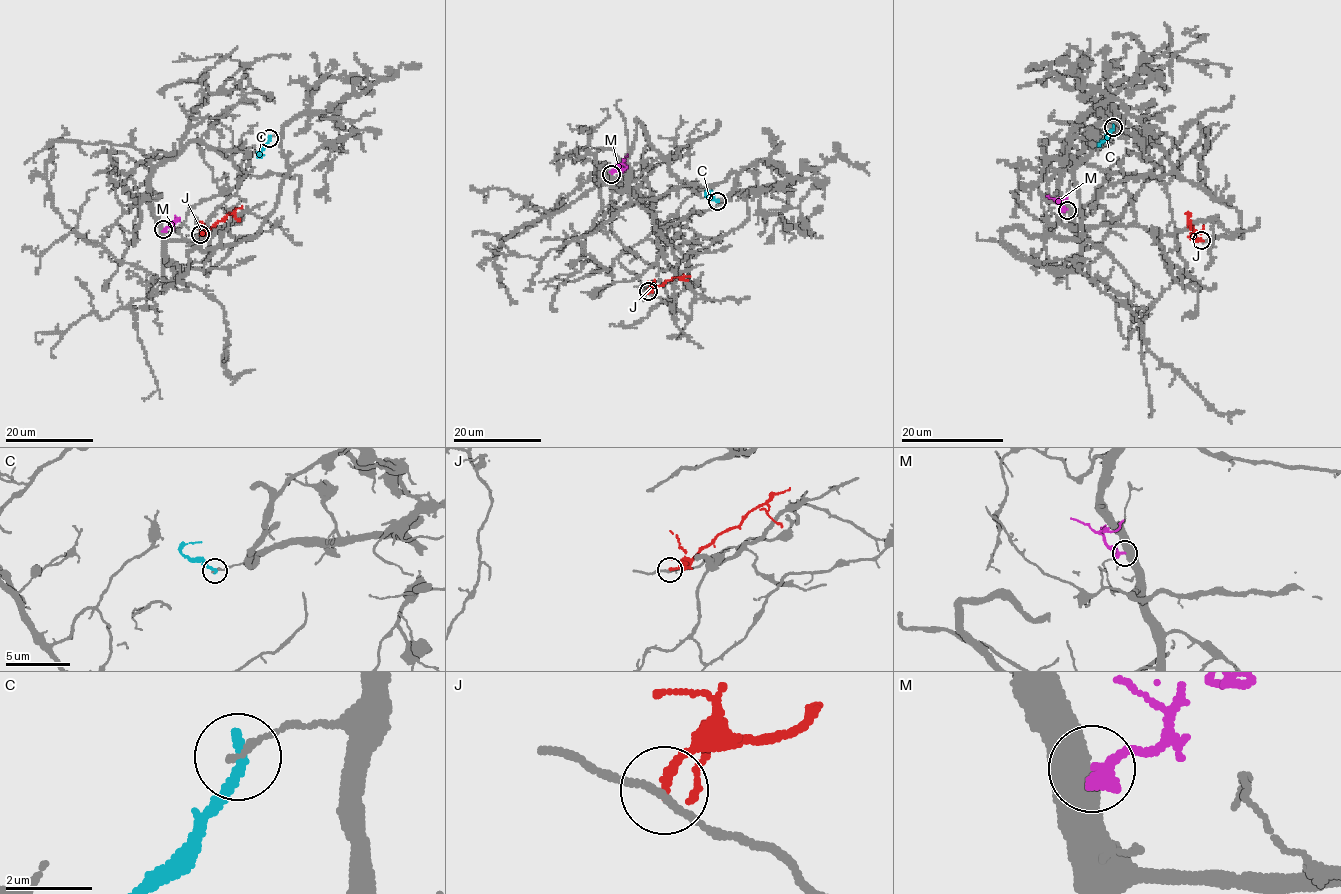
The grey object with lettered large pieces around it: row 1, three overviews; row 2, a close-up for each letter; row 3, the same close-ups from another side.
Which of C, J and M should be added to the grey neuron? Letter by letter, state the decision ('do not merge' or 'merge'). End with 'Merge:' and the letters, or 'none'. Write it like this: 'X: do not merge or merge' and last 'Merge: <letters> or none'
C: do not merge
J: do not merge
M: do not merge
Merge: none

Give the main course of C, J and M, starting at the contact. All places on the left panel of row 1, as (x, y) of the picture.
C: (269, 138), (257, 153), (264, 154)
J: (200, 234), (241, 206)
M: (163, 229), (180, 218)

